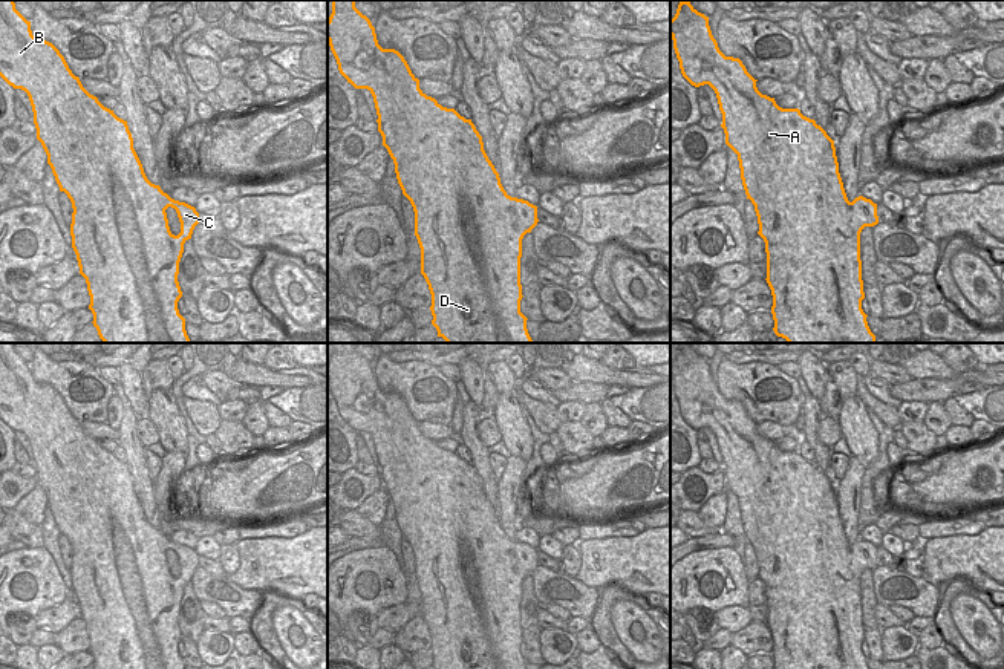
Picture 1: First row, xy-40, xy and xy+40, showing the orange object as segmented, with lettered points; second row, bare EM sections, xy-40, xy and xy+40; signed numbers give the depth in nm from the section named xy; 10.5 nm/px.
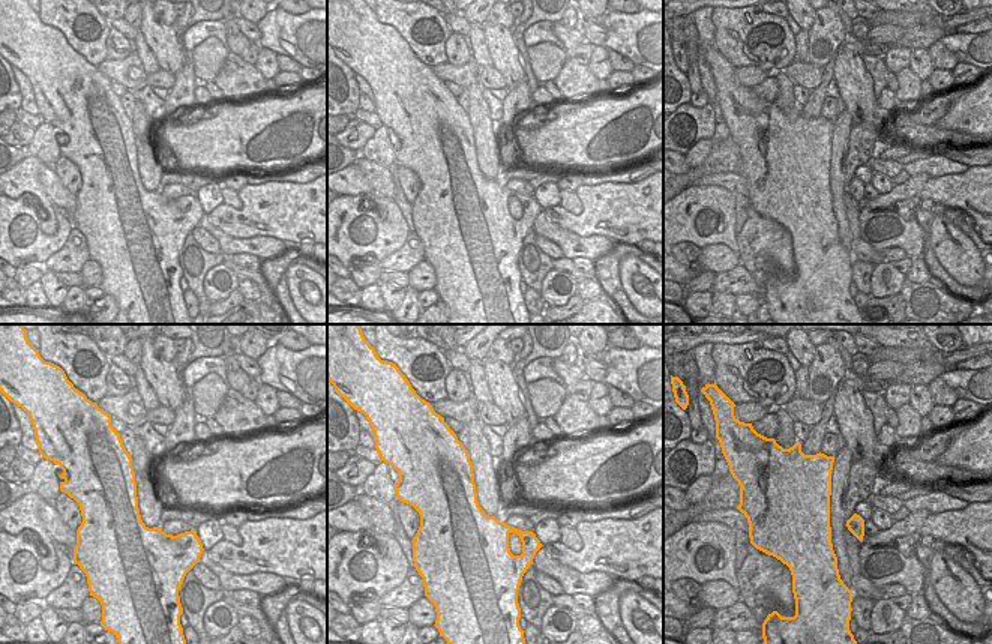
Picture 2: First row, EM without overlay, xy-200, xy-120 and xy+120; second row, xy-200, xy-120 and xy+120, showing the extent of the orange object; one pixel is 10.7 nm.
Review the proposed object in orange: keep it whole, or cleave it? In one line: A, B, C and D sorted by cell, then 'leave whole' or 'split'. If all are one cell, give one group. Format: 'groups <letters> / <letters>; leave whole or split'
groups A B C D; leave whole

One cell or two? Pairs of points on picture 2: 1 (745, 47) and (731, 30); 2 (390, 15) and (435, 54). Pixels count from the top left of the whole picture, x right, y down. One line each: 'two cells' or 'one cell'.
1: one cell
2: one cell

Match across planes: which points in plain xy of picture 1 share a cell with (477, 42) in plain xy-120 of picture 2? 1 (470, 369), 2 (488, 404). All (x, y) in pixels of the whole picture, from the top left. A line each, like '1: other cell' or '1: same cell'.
1: same cell
2: other cell

